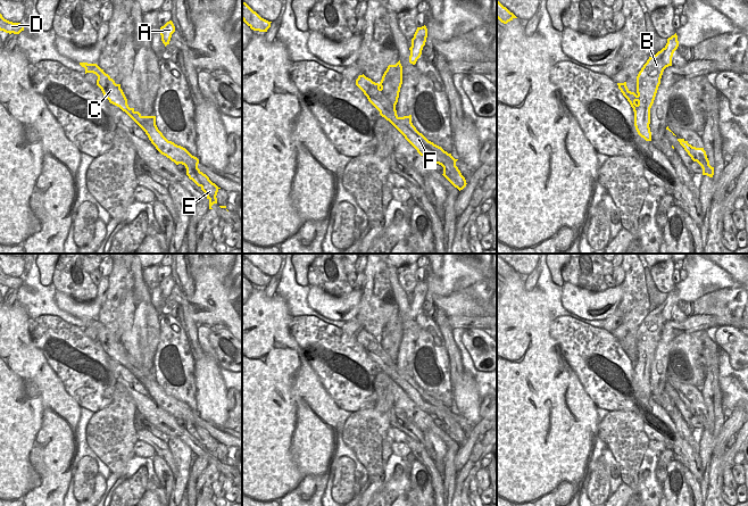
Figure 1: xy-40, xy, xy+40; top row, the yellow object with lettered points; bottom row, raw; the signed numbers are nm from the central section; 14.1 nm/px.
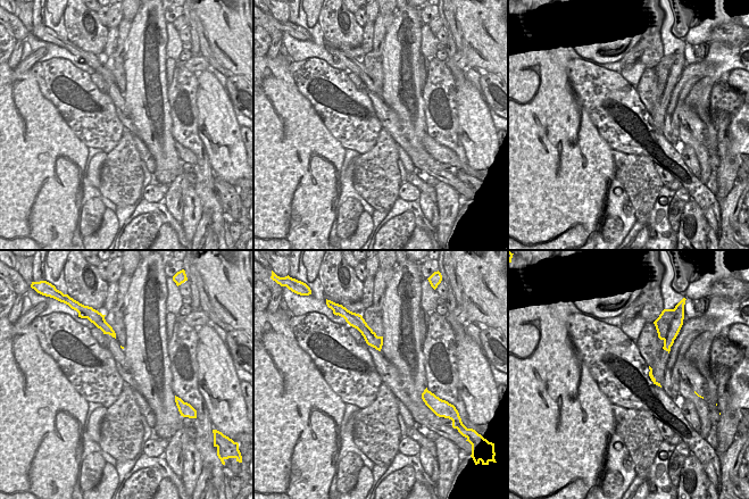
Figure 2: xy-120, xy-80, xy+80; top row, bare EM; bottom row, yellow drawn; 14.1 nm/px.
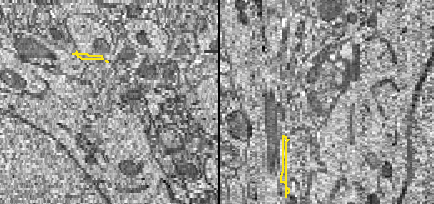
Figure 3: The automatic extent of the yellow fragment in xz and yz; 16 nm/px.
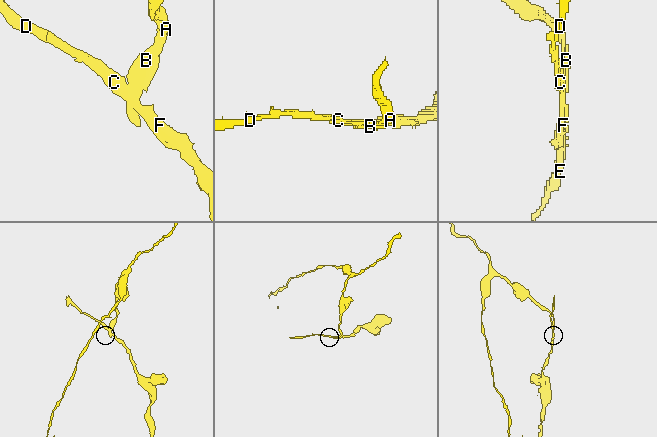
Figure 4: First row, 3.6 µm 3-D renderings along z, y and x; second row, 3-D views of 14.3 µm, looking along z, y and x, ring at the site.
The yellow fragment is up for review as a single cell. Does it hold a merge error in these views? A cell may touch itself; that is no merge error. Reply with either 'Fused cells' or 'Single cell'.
Fused cells.

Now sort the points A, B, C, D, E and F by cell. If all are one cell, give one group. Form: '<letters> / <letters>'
A B / C D E F

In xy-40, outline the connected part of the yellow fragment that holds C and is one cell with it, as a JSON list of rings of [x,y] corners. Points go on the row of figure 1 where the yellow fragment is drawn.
[[[80,63],[85,68],[86,73],[93,73],[98,76],[97,85],[101,89],[103,96],[110,103],[119,107],[125,111],[148,135],[151,143],[156,149],[176,165],[182,164],[186,168],[186,175],[192,180],[201,190],[206,193],[209,200],[209,209],[217,204],[218,188],[213,183],[209,177],[203,174],[199,168],[199,159],[192,156],[185,148],[168,141],[156,125],[156,116],[142,116],[134,108],[130,108],[127,99],[120,89],[120,84],[116,84],[115,81],[103,72],[97,64]]]

